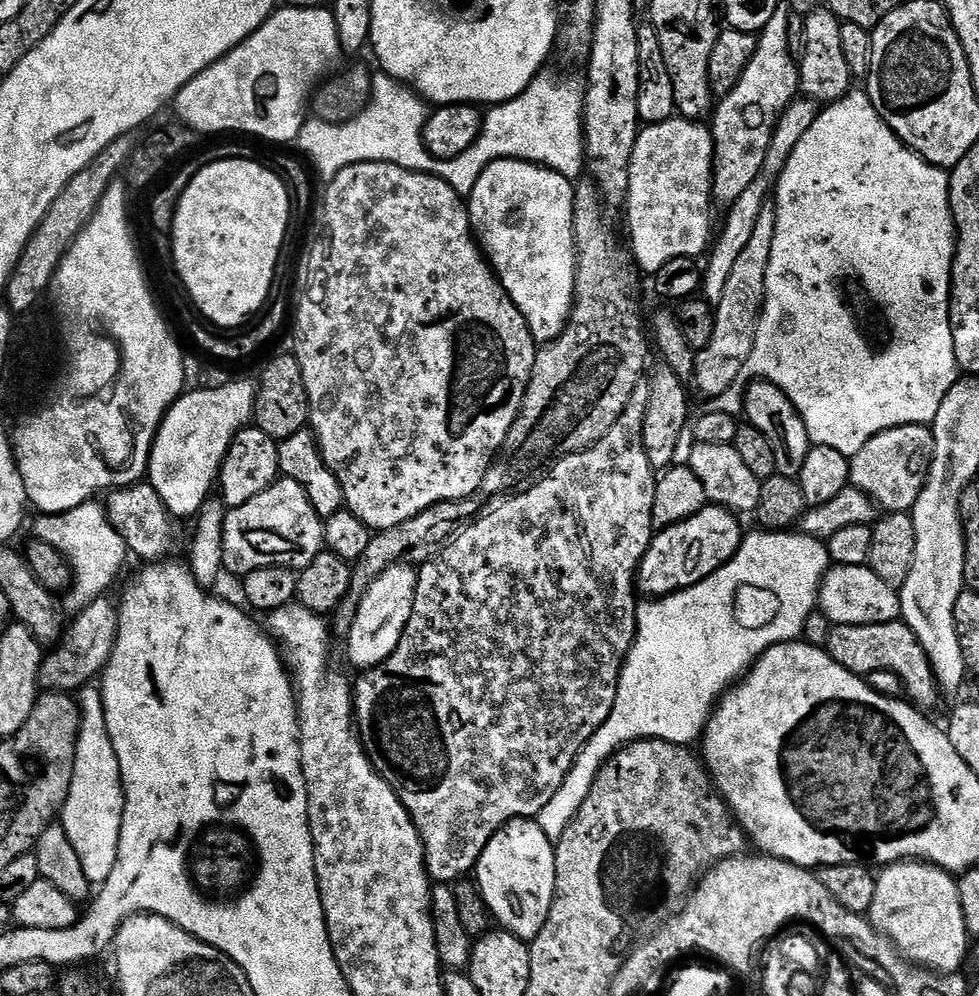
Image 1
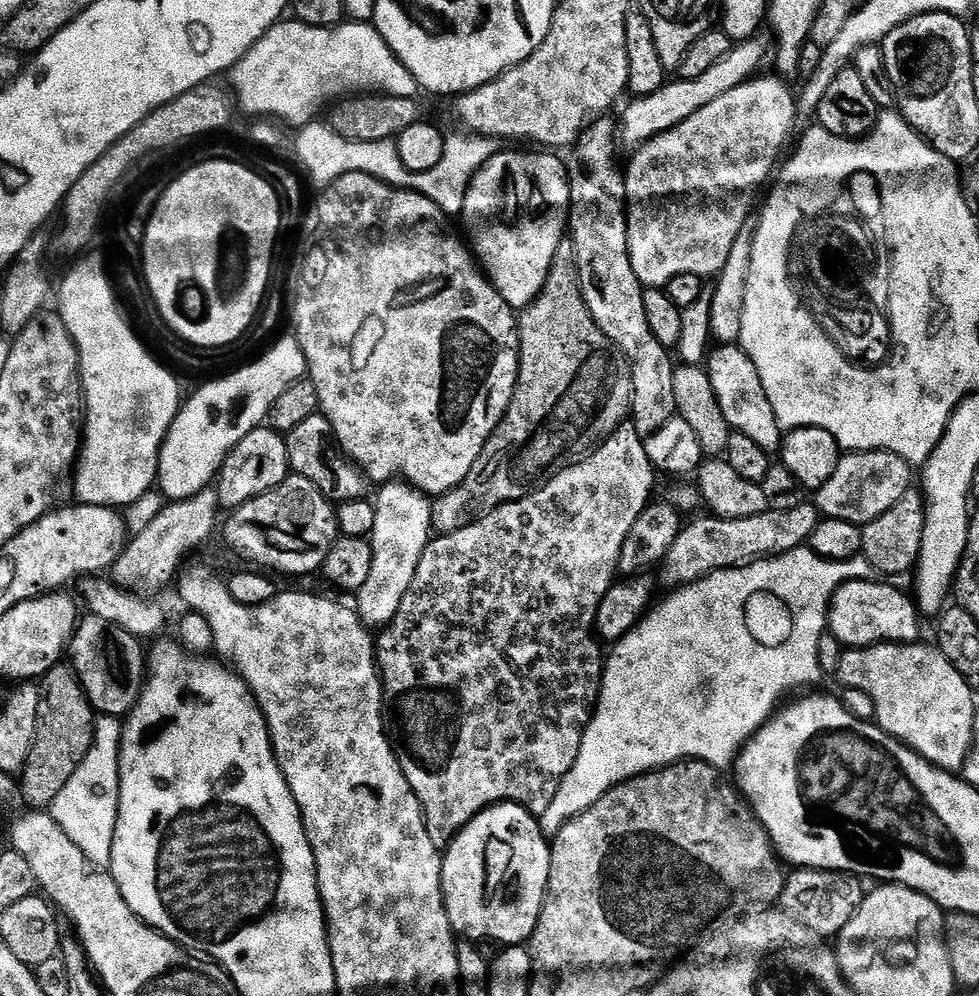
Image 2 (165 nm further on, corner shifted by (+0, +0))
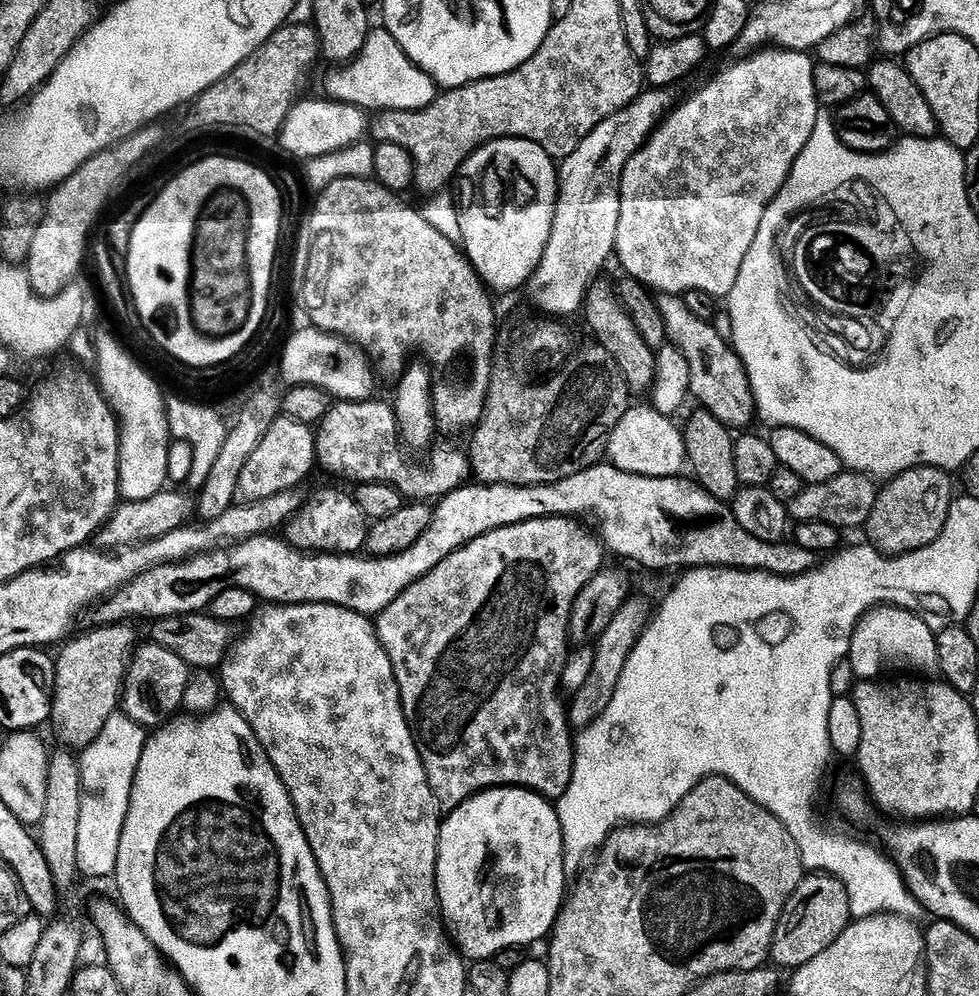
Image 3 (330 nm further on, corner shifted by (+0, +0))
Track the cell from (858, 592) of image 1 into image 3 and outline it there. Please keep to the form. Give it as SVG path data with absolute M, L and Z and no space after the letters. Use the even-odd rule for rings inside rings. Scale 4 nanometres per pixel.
M876 606L864 612L852 630L852 641L848 647L847 663L852 663L852 672L860 680L875 680L885 674L932 674L938 669L938 646L936 632L927 624L923 615L907 608Z

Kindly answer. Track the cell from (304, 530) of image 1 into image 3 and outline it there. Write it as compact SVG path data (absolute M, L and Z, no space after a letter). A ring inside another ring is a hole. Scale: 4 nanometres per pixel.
M324 488L316 492L287 521L282 536L287 543L305 554L356 554L363 549L370 521L358 510L355 495L331 492Z

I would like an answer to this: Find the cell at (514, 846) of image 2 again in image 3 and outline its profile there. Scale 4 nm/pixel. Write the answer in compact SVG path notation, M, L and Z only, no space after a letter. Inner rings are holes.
M505 786L502 788L490 788L483 792L476 793L470 797L465 804L459 804L457 808L451 809L443 817L440 826L440 849L438 850L438 862L436 863L436 893L440 899L440 910L442 919L454 941L455 947L469 961L491 960L499 957L499 952L504 952L507 948L520 948L523 944L536 944L540 939L551 933L556 926L556 920L560 917L560 909L564 907L566 899L566 884L564 888L564 835L560 819L556 813L553 801L539 796L531 788L514 788Z

